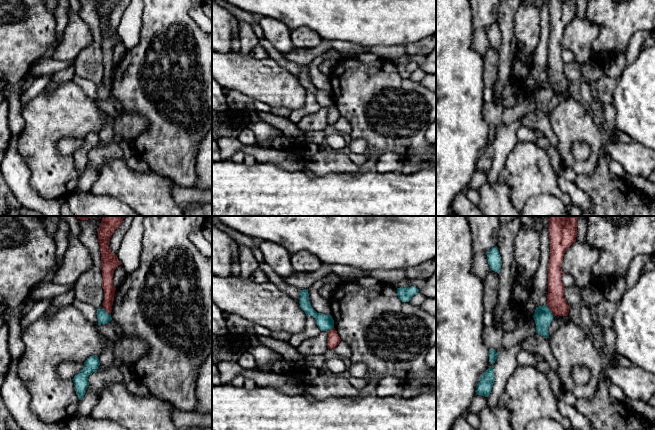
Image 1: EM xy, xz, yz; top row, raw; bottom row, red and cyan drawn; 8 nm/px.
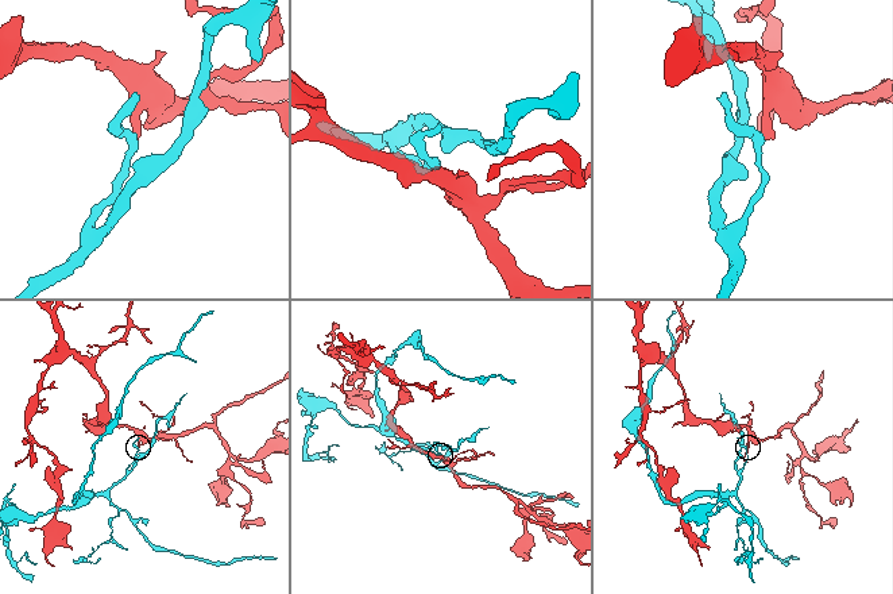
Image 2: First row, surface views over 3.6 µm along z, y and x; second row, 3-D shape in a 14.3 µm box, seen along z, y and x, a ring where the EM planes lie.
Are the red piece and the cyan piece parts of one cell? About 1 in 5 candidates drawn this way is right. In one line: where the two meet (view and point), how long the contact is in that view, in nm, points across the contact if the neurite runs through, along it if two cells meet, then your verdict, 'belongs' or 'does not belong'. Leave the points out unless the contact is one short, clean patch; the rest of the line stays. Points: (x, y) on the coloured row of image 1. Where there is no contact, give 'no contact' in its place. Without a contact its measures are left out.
meets red in yz at (550, 310); contact 120 nm long; border along yz (546, 305), (554, 316); does not belong

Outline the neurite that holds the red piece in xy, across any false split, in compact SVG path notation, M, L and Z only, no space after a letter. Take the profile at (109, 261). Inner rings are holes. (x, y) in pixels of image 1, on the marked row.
M102 216L98 229L98 242L100 245L102 265L102 287L104 290L103 308L108 314L112 312L114 294L116 288L113 286L113 273L118 265L121 265L117 255L114 255L109 248L109 240L114 231L120 226L124 217Z

